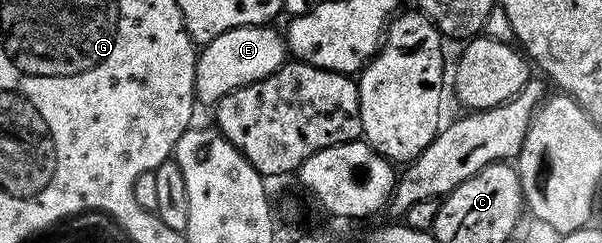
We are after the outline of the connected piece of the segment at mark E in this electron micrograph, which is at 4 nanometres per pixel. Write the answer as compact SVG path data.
M274 25L242 26L221 32L217 40L206 43L195 59L195 97L200 103L214 104L225 95L242 86L265 80L288 61L289 51L284 35L274 30Z

